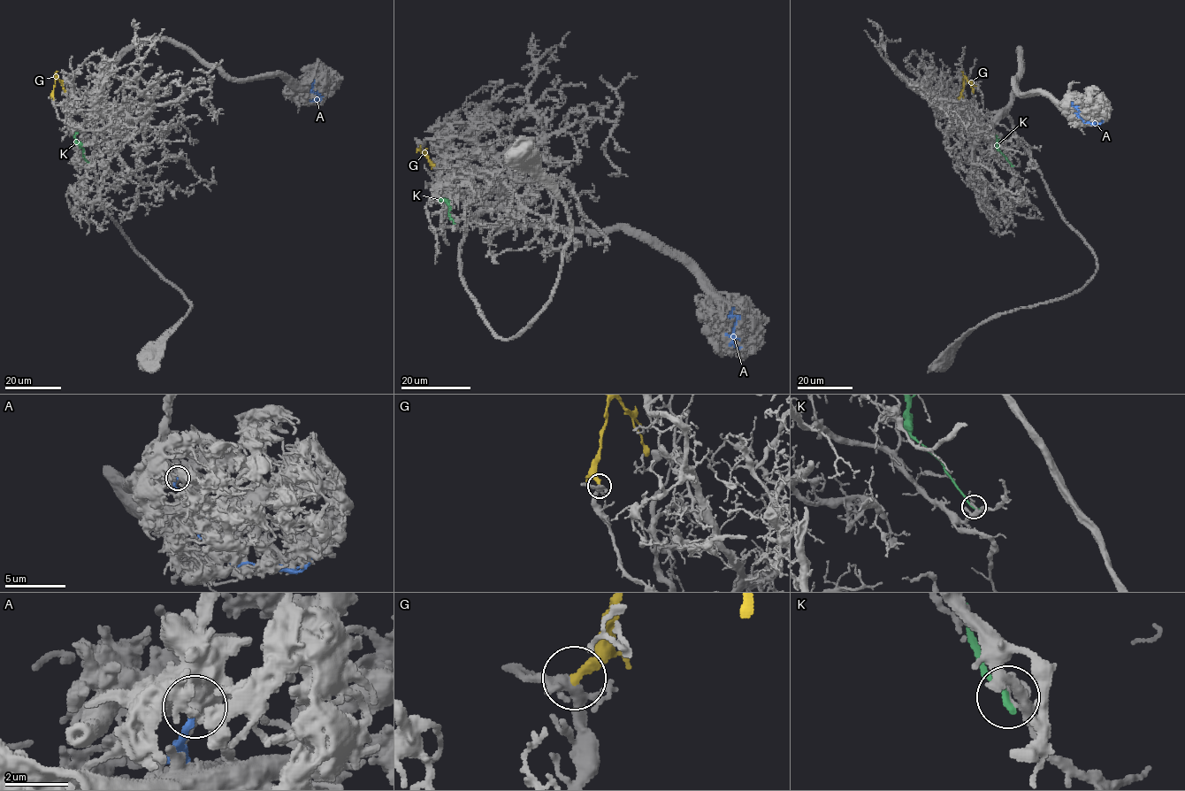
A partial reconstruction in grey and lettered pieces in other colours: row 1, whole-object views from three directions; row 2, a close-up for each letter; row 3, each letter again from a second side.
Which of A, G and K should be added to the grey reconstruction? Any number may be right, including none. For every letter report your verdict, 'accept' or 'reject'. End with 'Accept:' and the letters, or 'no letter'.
A: reject
G: accept
K: reject
Accept: G

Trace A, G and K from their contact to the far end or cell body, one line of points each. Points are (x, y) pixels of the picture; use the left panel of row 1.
A: (314, 80), (311, 90), (318, 95), (316, 100), (323, 96)
G: (53, 98), (57, 77), (64, 91)
K: (87, 162), (76, 141), (78, 133)

